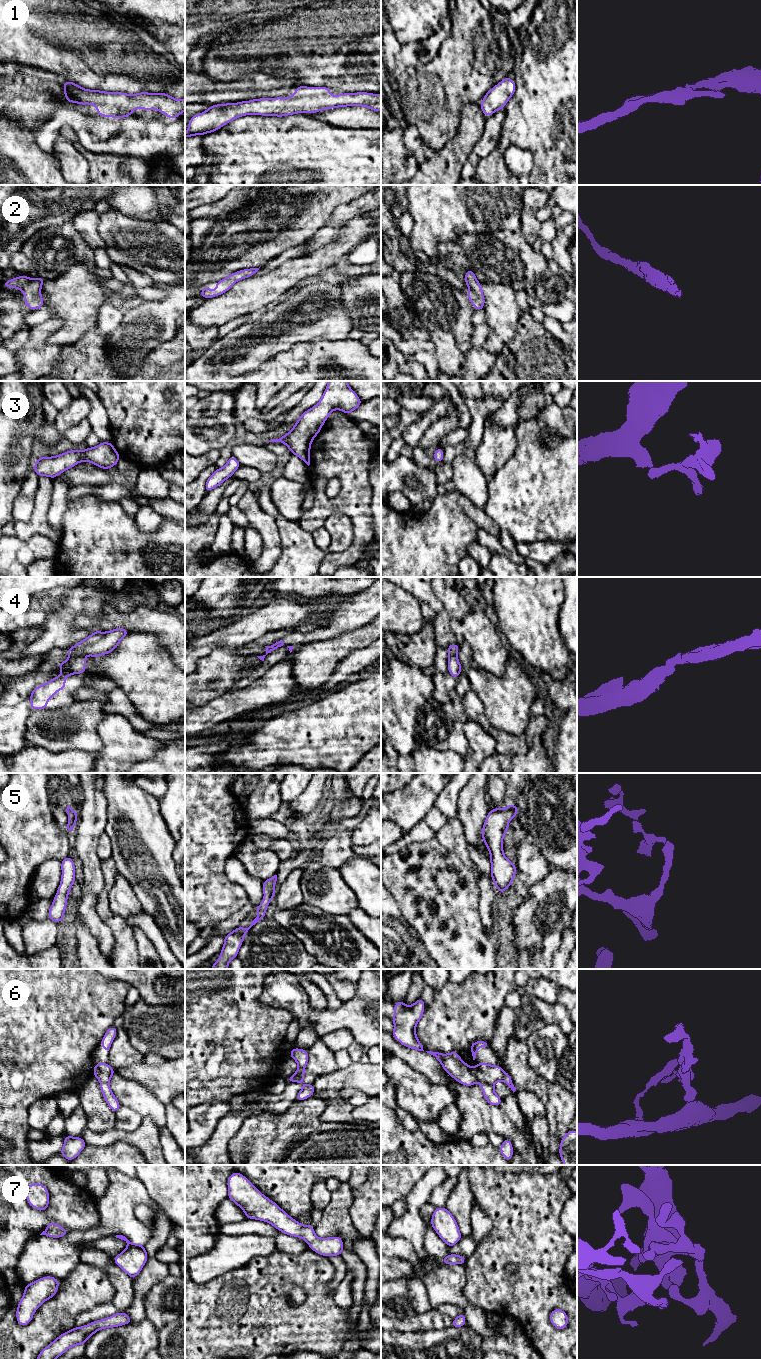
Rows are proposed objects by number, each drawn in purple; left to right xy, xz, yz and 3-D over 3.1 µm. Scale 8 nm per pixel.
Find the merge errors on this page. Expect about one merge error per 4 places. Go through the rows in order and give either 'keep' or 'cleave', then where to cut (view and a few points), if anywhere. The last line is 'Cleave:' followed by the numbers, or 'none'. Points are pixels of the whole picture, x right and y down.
1: keep | no cut
2: keep | no cut
3: keep | no cut
4: cleave | xy (83, 654), (70, 657)
5: keep | no cut
6: keep | no cut
7: keep | no cut
Cleave: 4

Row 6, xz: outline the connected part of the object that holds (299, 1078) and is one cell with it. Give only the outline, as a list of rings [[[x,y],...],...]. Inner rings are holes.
[[[293,1048],[289,1057],[292,1057],[298,1064],[297,1071],[290,1077],[286,1078],[287,1082],[302,1083],[304,1081],[305,1068],[308,1063],[308,1051],[305,1049]]]

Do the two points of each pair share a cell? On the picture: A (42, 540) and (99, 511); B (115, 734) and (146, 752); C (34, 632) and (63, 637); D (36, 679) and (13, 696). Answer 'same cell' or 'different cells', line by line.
A: different cells
B: same cell
C: different cells
D: same cell

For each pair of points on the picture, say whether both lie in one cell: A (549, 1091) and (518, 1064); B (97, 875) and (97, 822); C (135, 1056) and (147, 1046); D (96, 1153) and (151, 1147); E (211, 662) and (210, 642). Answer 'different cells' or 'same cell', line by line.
A: same cell
B: same cell
C: different cells
D: different cells
E: different cells

